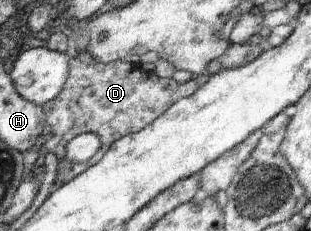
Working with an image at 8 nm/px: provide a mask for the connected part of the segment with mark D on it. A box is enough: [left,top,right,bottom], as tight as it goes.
[41,52,197,190]

